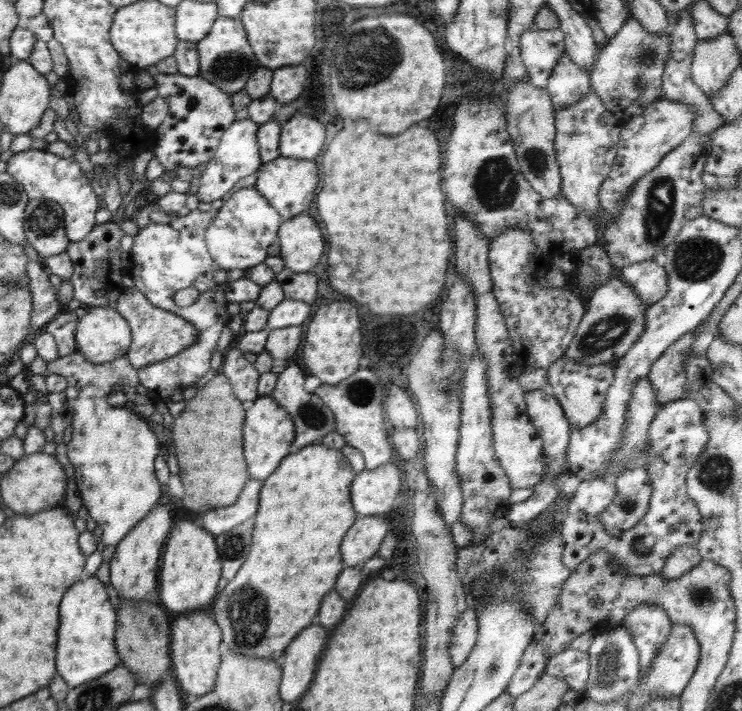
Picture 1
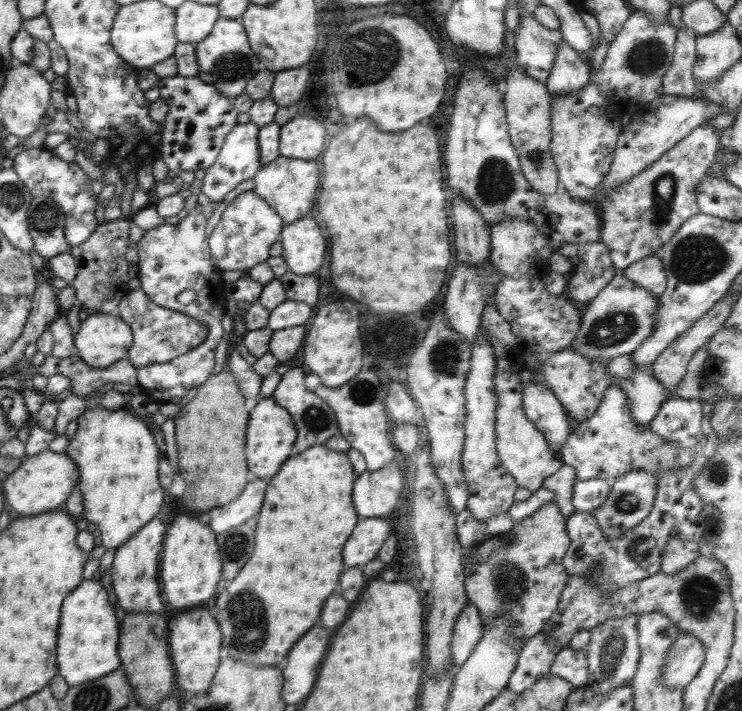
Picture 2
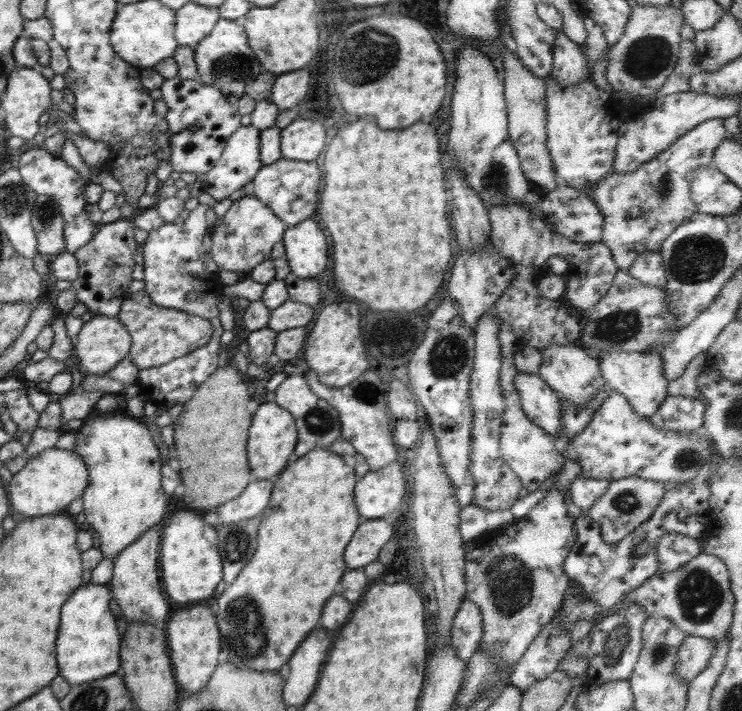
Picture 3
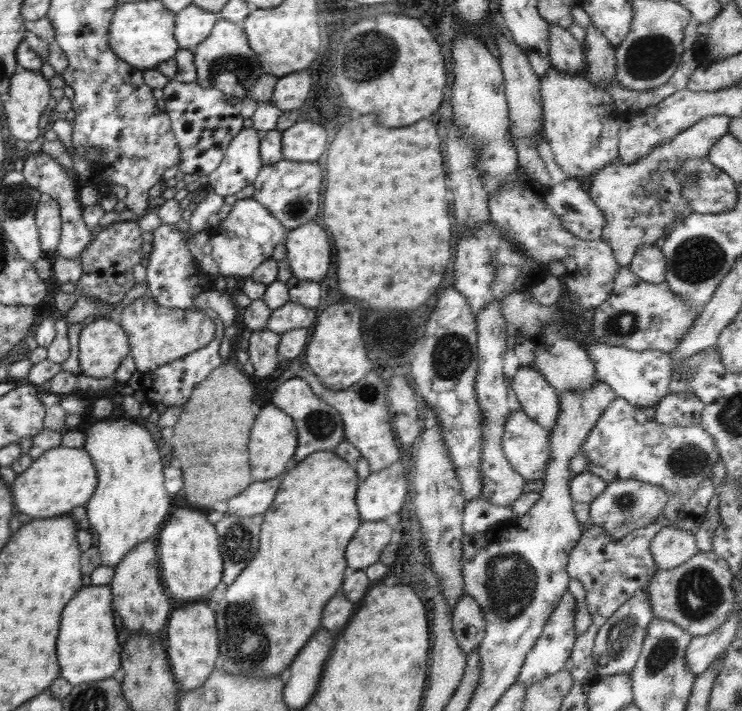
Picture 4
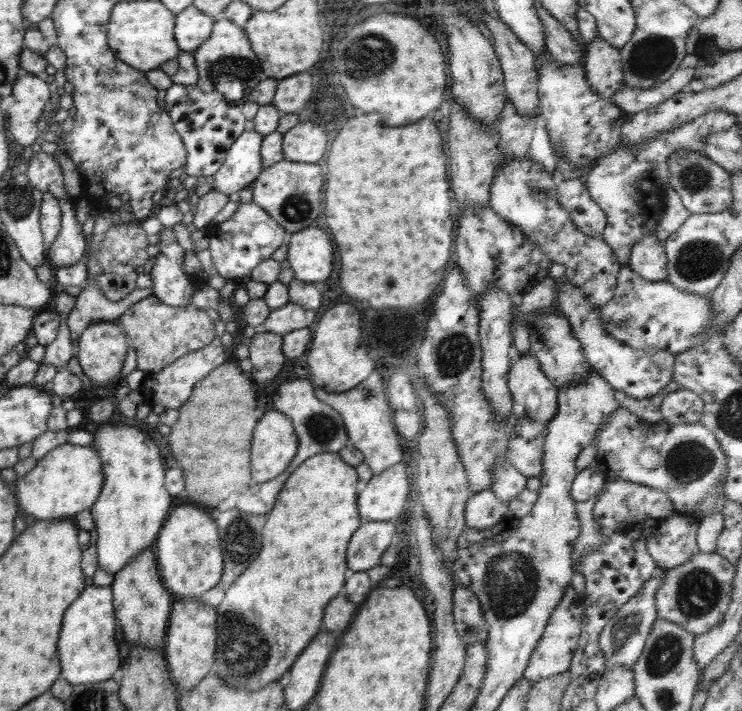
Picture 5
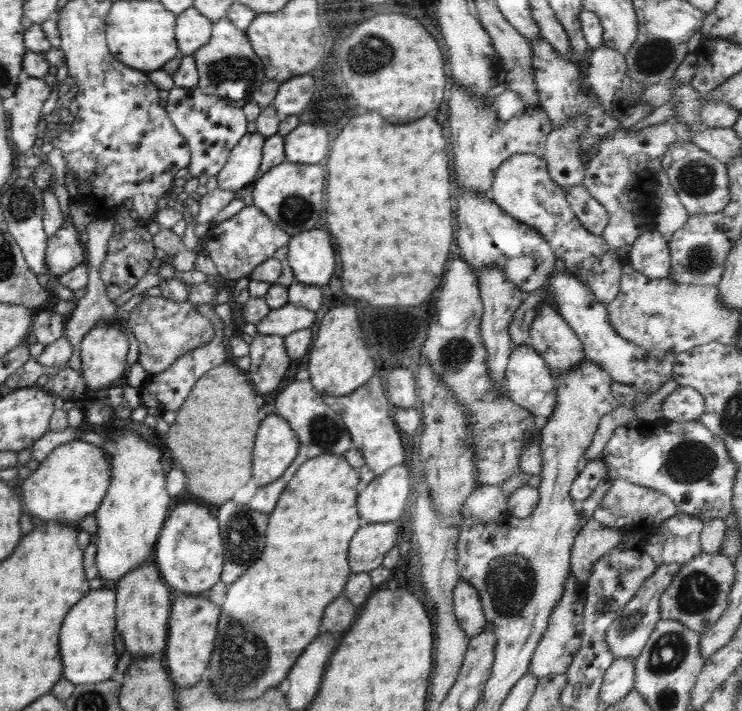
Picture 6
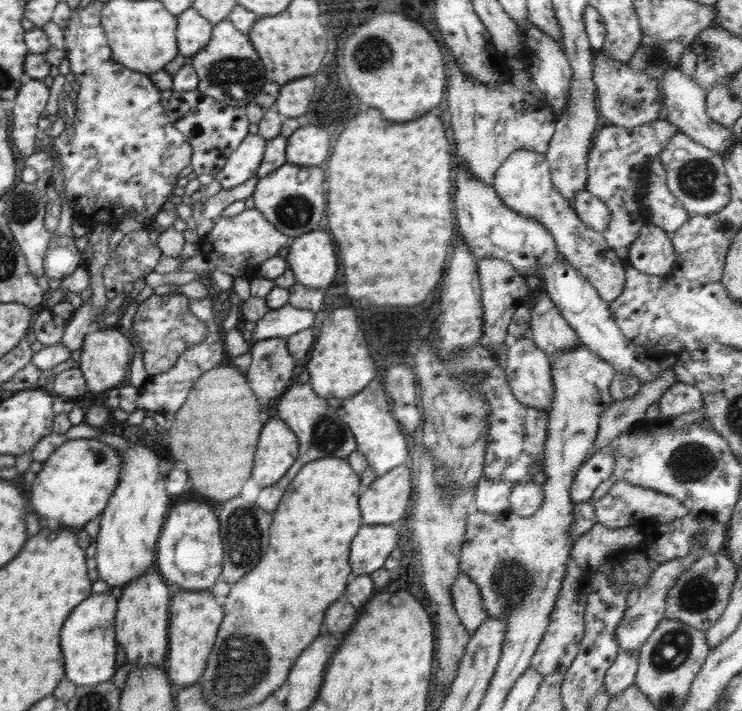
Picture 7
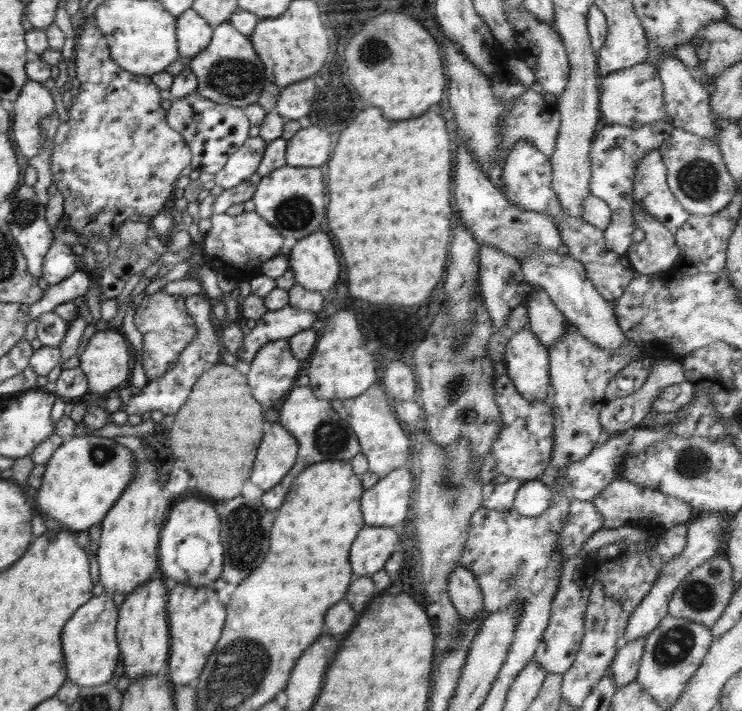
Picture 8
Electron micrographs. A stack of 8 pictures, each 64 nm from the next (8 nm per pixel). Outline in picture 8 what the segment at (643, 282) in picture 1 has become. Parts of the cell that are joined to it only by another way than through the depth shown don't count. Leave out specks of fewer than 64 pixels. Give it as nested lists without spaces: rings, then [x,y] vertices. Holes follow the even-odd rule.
[[[635,202],[633,215],[637,228],[645,232],[642,242],[631,244],[626,258],[630,268],[643,275],[654,275],[674,270],[673,264],[679,259],[676,238],[656,217],[648,214],[646,209]]]

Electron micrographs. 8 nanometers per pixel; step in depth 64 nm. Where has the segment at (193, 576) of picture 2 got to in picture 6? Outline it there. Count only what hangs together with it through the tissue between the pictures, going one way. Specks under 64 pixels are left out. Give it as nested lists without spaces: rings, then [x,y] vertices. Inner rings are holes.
[[[180,504],[169,512],[155,542],[152,558],[163,582],[172,591],[201,595],[221,580],[224,545],[220,533],[213,510],[204,506]]]

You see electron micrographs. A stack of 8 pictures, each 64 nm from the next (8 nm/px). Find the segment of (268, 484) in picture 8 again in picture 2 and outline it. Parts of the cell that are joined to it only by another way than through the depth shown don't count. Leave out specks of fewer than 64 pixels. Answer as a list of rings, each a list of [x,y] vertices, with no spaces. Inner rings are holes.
[[[259,398],[249,407],[250,416],[246,428],[246,462],[256,479],[267,483],[279,472],[282,463],[292,455],[297,430],[291,414],[273,398]]]

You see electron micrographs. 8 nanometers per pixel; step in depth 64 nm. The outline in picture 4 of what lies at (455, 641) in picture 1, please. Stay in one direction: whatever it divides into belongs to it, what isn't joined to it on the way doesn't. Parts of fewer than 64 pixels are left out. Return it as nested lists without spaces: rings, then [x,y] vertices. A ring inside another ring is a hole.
[[[465,593],[460,595],[452,610],[452,630],[464,654],[477,648],[485,635],[484,613],[475,598]]]

